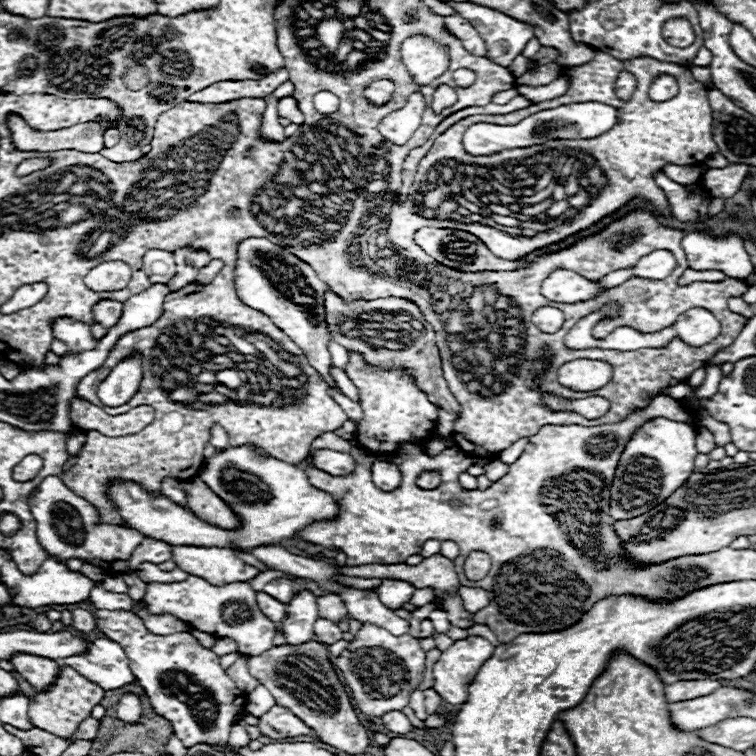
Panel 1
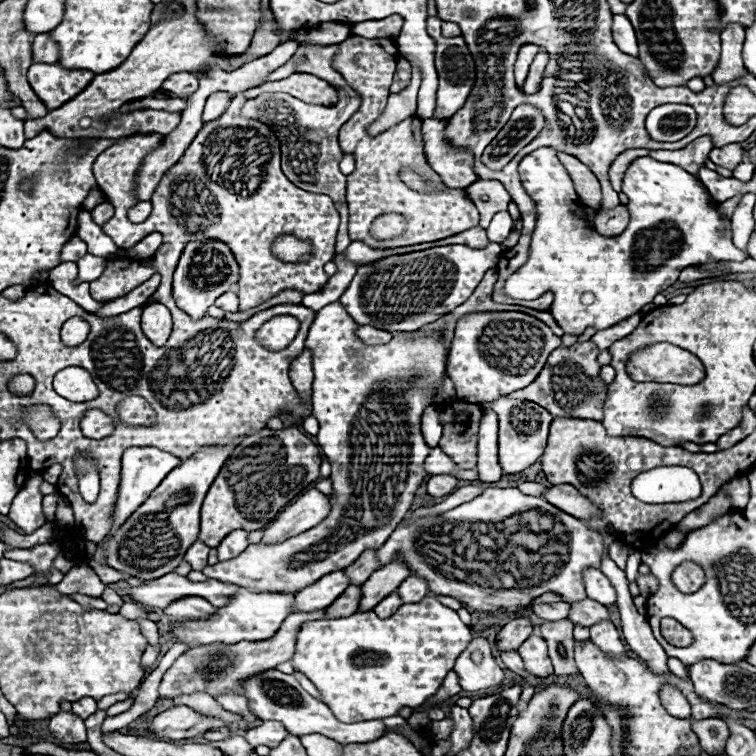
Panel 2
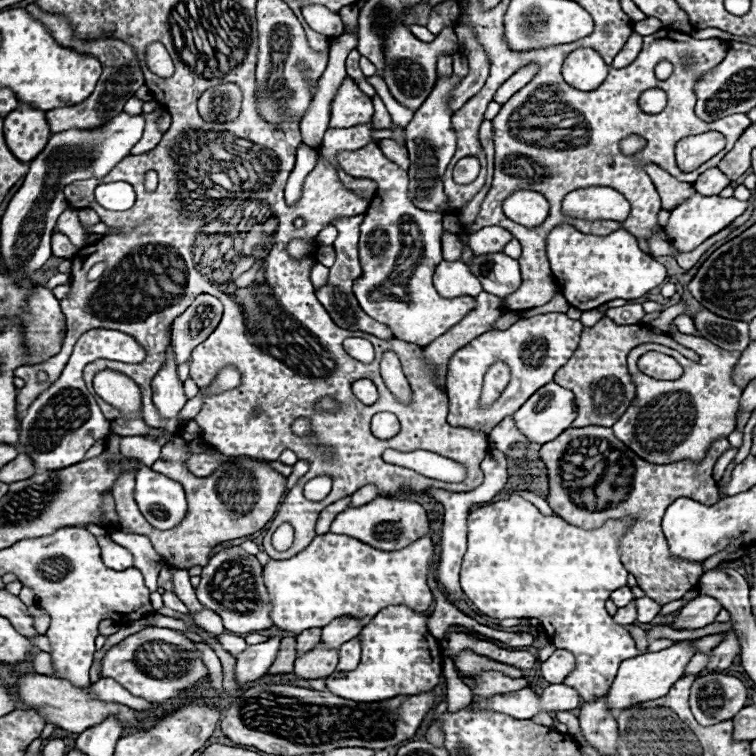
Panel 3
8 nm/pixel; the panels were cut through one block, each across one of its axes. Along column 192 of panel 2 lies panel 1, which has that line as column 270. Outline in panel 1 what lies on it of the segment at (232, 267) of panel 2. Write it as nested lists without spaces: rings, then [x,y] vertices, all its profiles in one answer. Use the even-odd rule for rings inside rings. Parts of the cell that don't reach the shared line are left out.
[[[246,238],[238,244],[236,260],[236,292],[244,304],[264,312],[270,320],[284,330],[306,354],[308,362],[334,386],[328,376],[330,354],[326,342],[332,340],[324,324],[324,292],[326,284],[316,276],[316,272],[298,256],[290,254],[286,248],[276,246],[266,238]]]

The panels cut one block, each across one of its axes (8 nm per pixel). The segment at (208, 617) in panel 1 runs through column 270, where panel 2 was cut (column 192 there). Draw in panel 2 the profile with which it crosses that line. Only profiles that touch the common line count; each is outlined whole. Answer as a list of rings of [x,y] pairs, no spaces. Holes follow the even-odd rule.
[[[242,588],[230,604],[218,608],[218,616],[214,620],[204,620],[204,622],[182,622],[174,624],[170,628],[172,634],[178,636],[180,642],[188,642],[190,648],[194,646],[204,646],[204,644],[214,644],[214,642],[224,642],[224,644],[236,644],[242,640],[270,640],[284,618],[290,614],[290,604],[292,604],[294,594],[290,592],[250,592]]]

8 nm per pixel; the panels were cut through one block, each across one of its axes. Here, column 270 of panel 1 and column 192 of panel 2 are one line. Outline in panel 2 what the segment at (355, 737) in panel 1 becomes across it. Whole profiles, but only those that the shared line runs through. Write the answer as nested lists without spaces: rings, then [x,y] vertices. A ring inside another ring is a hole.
[[[324,610],[318,612],[294,612],[290,614],[276,636],[272,640],[262,640],[262,642],[238,642],[238,644],[208,644],[208,646],[196,646],[184,652],[164,674],[160,682],[160,698],[176,698],[180,694],[194,694],[194,692],[206,692],[212,698],[226,694],[226,692],[236,692],[242,694],[242,682],[250,676],[256,676],[266,670],[274,670],[278,664],[288,662],[290,656],[294,654],[294,640],[298,634],[298,624],[306,620],[320,620]]]

